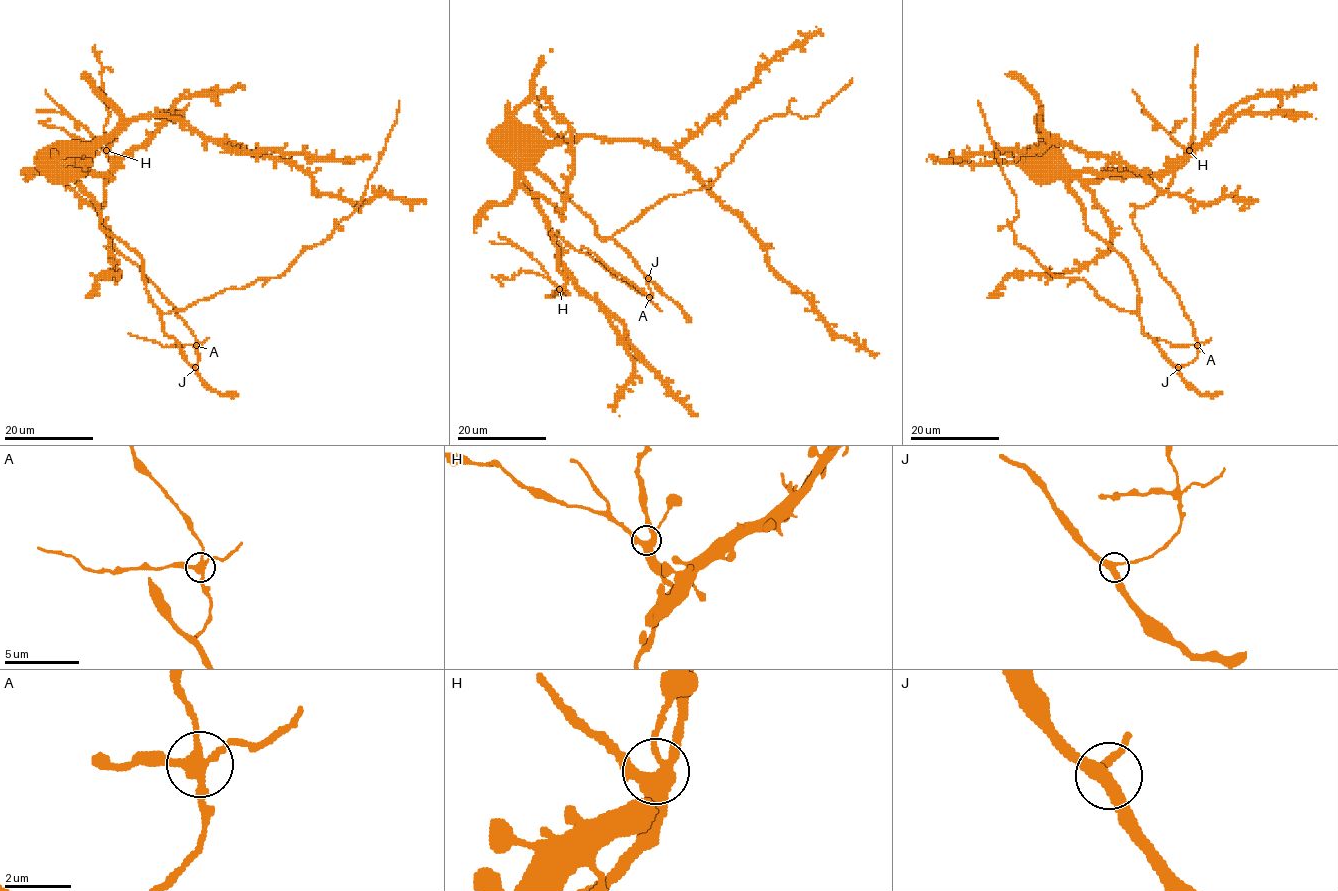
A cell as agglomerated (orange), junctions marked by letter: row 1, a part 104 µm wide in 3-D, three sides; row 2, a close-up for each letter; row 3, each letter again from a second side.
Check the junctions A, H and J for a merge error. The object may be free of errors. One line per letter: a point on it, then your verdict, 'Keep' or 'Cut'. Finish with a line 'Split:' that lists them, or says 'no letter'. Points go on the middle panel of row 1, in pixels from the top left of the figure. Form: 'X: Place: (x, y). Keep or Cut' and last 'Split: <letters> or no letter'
A: Place: (649, 297). Cut
H: Place: (559, 289). Keep
J: Place: (648, 278). Keep
Split: A

